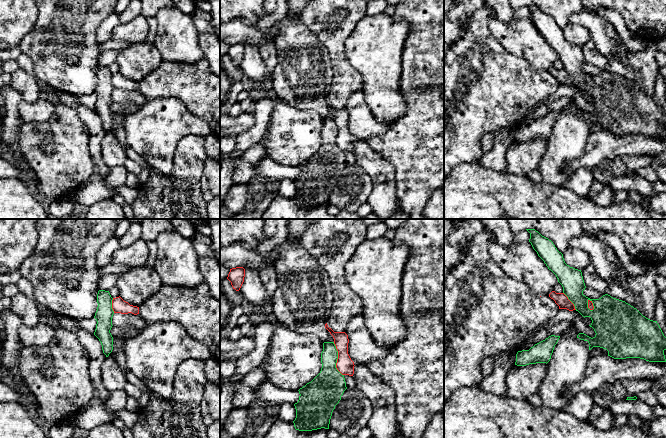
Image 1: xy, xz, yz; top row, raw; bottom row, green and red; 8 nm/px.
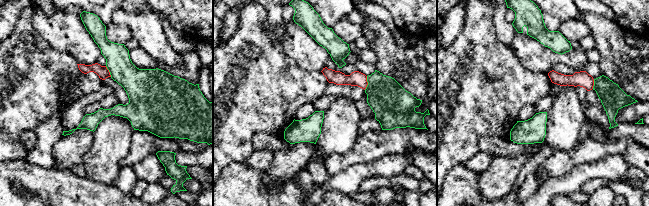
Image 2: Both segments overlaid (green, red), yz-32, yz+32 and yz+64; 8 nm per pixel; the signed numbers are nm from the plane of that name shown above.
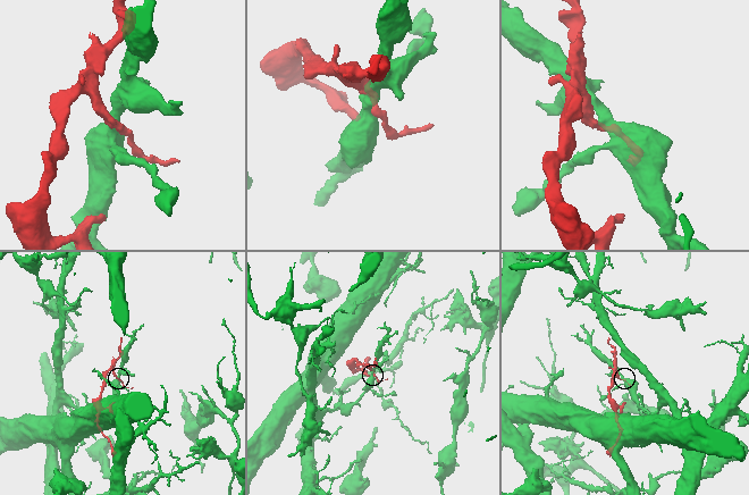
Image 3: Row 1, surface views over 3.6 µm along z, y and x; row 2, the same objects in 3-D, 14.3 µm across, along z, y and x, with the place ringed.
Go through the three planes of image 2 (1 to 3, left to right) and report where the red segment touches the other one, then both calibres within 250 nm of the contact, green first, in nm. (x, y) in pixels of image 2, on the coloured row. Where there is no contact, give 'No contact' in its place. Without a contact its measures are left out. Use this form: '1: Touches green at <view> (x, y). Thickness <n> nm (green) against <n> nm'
1: Touches green at yz-32 (109, 71). Thickness 240 nm (green) against 90 nm
2: Touches green at yz+32 (368, 83). Thickness 320 nm (green) against 120 nm
3: Touches green at yz+64 (594, 84). Thickness 200 nm (green) against 120 nm

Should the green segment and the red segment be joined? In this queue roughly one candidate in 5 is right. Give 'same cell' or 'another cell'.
another cell

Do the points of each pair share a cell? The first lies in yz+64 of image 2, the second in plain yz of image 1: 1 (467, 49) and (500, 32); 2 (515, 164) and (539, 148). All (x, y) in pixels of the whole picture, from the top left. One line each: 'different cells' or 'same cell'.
1: different cells
2: same cell

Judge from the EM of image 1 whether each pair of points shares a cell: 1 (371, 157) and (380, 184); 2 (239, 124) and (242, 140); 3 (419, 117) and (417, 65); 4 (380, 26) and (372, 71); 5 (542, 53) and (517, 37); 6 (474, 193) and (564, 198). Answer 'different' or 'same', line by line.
1: same
2: different
3: same
4: same
5: same
6: same

